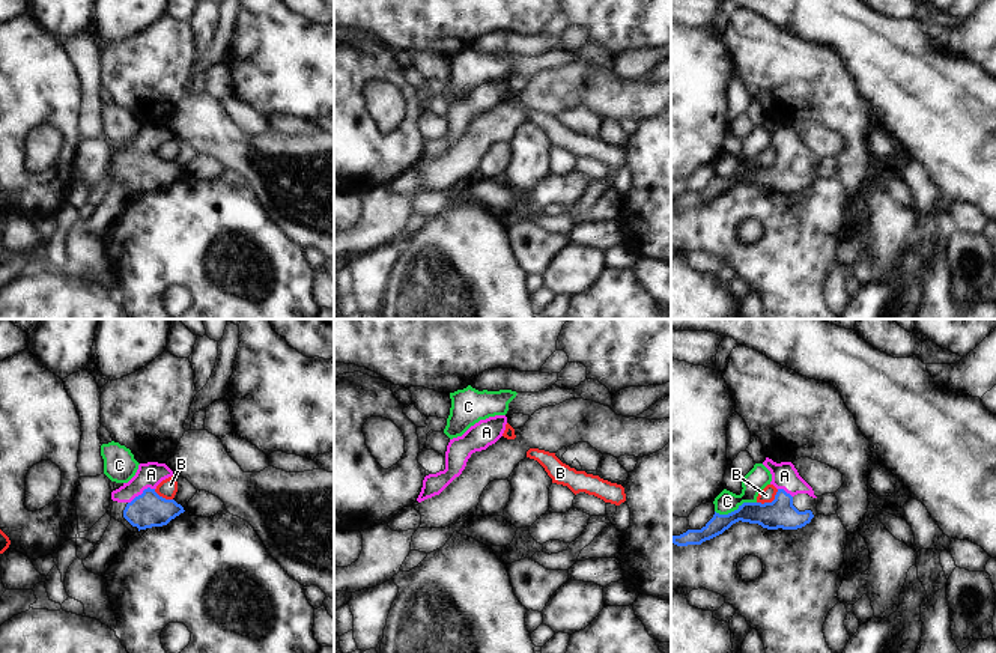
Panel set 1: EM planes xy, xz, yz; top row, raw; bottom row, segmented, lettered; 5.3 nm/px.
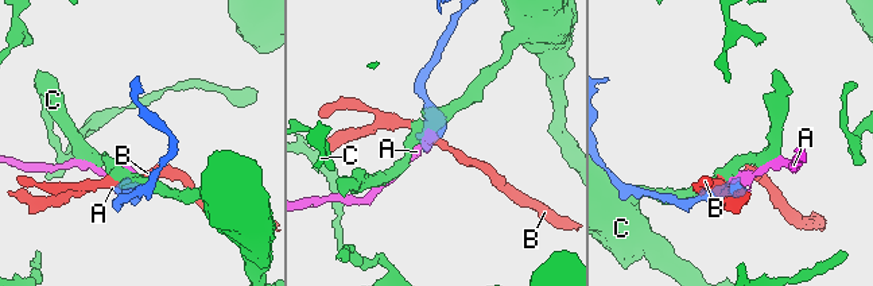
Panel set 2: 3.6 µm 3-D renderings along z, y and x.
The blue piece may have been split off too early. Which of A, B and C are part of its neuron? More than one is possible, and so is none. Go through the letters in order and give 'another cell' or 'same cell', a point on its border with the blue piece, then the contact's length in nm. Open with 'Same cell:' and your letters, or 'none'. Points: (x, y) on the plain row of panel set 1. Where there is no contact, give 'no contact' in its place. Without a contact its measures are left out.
Same cell: A
A: same cell; meets blue in xy at (142, 157); contact 170 nm long
B: another cell; meets blue in yz at (769, 166); contact 140 nm long
C: another cell; meets blue in yz at (734, 173); contact 240 nm long

